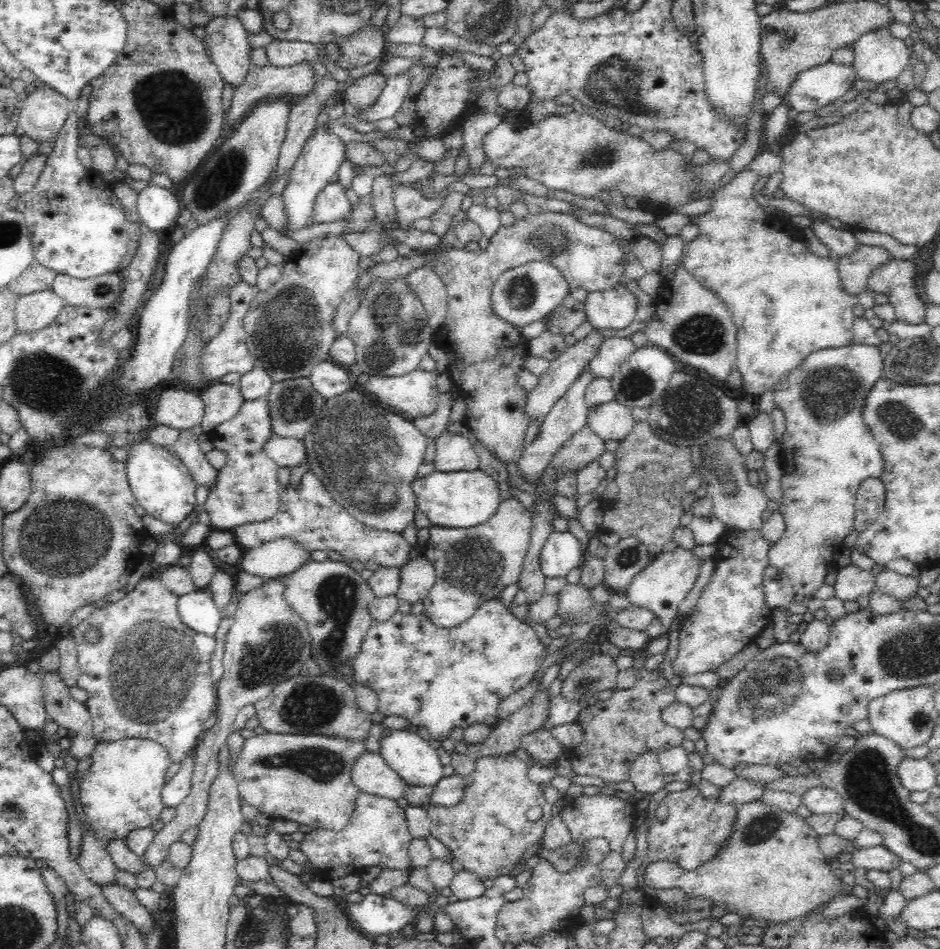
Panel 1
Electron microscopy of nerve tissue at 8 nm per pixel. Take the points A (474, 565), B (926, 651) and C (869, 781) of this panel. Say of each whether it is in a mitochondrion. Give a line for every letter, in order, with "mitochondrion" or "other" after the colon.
A: mitochondrion
B: mitochondrion
C: mitochondrion

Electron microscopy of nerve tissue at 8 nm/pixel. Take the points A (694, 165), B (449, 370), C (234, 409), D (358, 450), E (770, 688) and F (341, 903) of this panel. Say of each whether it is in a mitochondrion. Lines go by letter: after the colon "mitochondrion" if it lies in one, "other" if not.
A: other
B: other
C: other
D: mitochondrion
E: mitochondrion
F: other

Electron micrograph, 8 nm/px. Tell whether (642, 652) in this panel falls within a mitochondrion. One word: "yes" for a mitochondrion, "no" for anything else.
no

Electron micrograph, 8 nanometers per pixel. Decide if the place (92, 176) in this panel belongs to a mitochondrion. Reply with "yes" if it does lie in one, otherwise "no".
no

